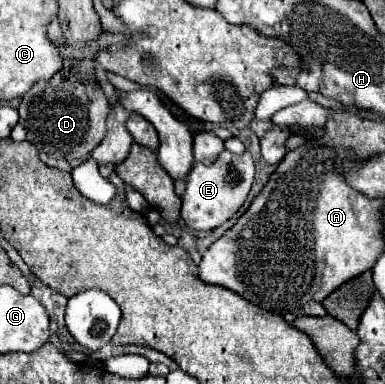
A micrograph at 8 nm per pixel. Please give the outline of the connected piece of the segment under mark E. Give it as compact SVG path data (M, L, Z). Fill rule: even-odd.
M223 151L213 165L195 163L187 177L187 191L183 195L181 217L195 231L211 231L223 225L229 217L233 217L243 201L247 199L255 175L255 161L249 151L235 155L231 151Z

